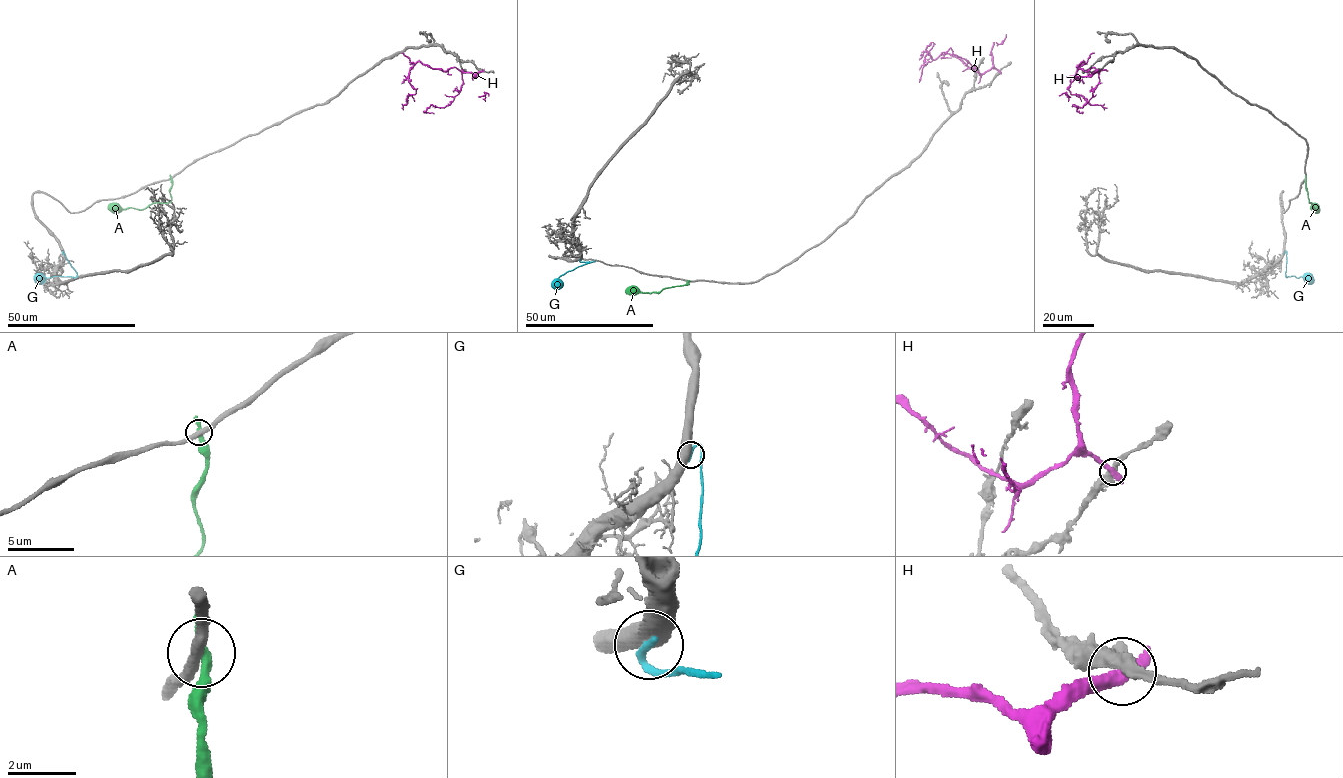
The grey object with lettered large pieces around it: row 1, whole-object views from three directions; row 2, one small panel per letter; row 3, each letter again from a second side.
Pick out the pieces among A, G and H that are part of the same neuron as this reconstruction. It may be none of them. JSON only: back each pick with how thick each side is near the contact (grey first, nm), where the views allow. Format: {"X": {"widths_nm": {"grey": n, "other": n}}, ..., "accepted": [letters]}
{"G": {"widths_nm": {"grey": 550, "other": 260}}, "accepted": ["G"]}

